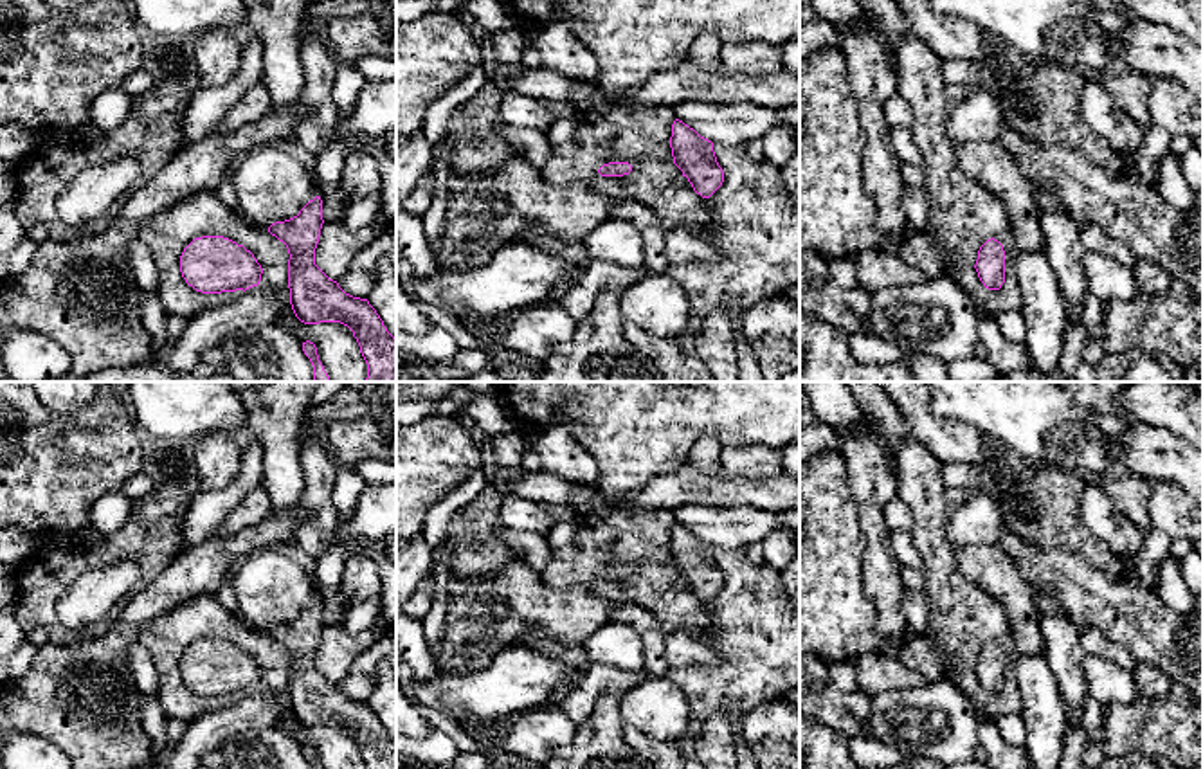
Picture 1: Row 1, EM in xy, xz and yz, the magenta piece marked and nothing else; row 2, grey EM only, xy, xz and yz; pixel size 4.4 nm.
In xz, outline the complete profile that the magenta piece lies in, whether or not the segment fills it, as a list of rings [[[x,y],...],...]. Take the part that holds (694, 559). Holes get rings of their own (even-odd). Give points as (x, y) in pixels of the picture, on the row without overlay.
[[[679,522],[672,528],[670,551],[674,567],[697,598],[710,602],[722,589],[724,574],[717,565],[713,546]]]

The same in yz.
[[[990,641],[980,654],[974,668],[980,684],[989,693],[999,693],[1005,686],[1005,654],[1003,648]]]

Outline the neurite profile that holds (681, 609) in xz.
[[[609,508],[607,511],[587,513],[576,520],[578,531],[564,547],[551,547],[542,580],[556,591],[583,591],[602,600],[632,602],[652,611],[665,634],[674,630],[688,630],[701,643],[708,645],[711,632],[706,602],[697,598],[674,567],[670,540],[675,524],[674,511],[650,510],[634,511],[625,508]],[[609,565],[629,565],[632,574],[623,580],[602,580],[598,573]]]

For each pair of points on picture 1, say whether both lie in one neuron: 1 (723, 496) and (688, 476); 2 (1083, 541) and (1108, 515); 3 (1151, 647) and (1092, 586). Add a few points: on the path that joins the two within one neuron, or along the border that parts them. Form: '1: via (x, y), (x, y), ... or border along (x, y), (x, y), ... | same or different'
1: via (714, 488), (701, 488), (697, 485) | same
2: border along (1083, 490), (1077, 501), (1081, 521), (1121, 557) | different
3: via (1137, 631), (1121, 615), (1117, 606), (1108, 602) | same

